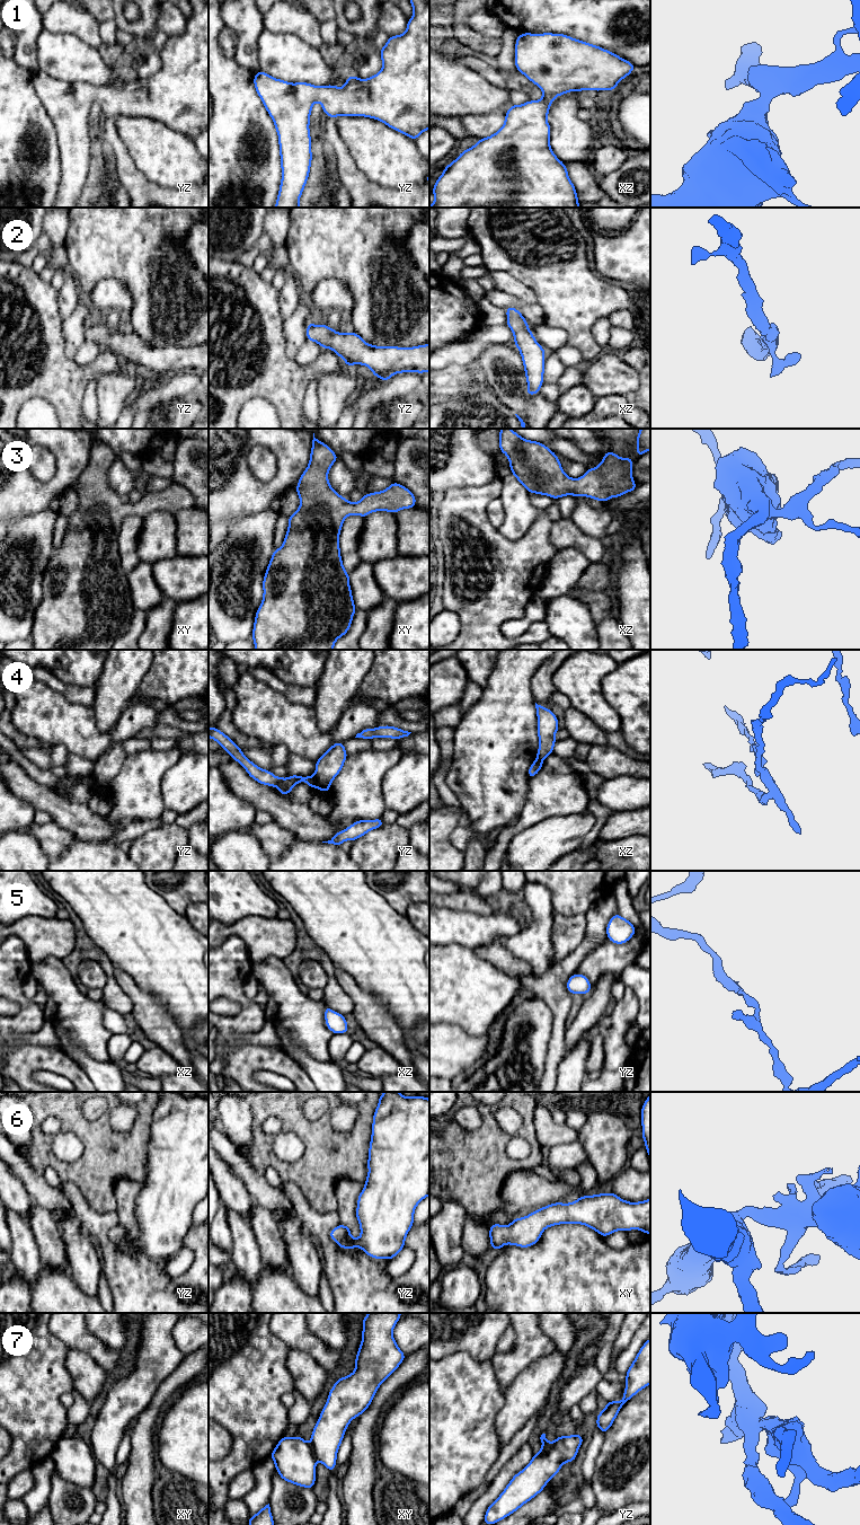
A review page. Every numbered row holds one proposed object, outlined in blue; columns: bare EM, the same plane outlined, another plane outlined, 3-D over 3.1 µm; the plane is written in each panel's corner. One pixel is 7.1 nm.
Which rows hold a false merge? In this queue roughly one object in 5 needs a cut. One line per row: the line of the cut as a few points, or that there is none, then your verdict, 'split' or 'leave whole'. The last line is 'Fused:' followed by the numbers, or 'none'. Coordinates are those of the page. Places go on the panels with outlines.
1: no cut | leave whole
2: no cut | leave whole
3: no cut | leave whole
4: yz (313, 775), (317, 786) | split
5: no cut | leave whole
6: no cut | leave whole
7: xy (309, 1443), (317, 1460) | split
Fused: 4, 7

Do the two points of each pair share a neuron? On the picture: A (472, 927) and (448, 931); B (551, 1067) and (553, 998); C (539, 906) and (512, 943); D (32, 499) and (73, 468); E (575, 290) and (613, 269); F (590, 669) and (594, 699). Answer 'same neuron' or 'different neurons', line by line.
A: same neuron
B: same neuron
C: same neuron
D: same neuron
E: different neurons
F: same neuron

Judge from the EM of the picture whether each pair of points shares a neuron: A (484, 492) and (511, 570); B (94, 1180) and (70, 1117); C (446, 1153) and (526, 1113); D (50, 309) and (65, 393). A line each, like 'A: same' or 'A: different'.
A: same
B: same
C: same
D: same

